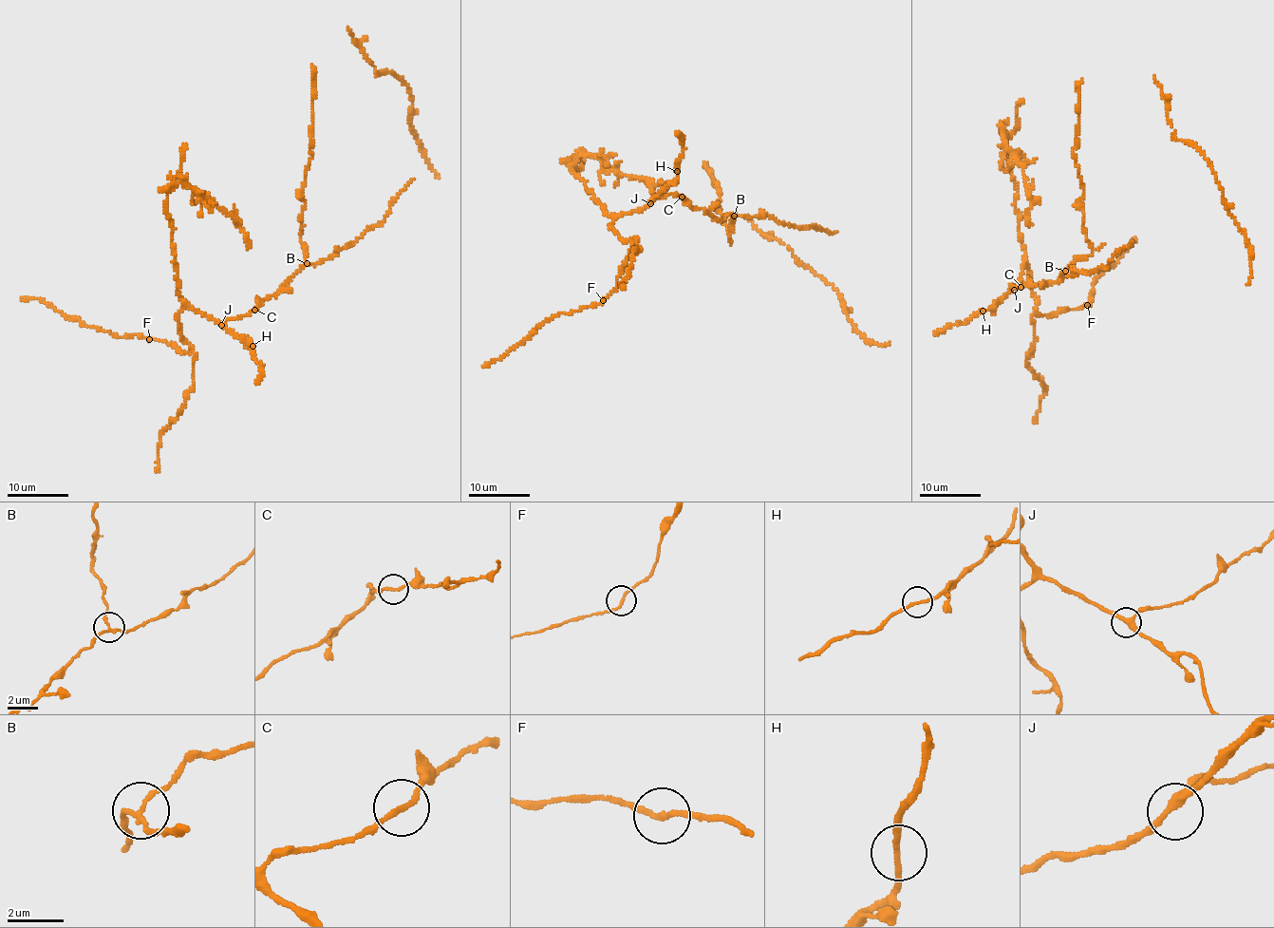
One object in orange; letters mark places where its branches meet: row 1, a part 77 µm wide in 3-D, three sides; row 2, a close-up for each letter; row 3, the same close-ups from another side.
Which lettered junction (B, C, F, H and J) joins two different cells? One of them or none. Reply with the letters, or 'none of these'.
B

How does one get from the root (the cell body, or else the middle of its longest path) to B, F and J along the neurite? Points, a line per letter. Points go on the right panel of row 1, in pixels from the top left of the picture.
B: (1084, 228), (1085, 239), (1093, 252), (1090, 256), (1077, 258), (1064, 271)
F: (1084, 228), (1093, 252), (1077, 258), (1061, 279), (1010, 285), (1025, 265), (1039, 314), (1087, 305)
J: (1084, 228), (1085, 239), (1093, 248), (1090, 256), (1077, 258), (1056, 282), (1012, 288), (1011, 285), (1014, 290)

